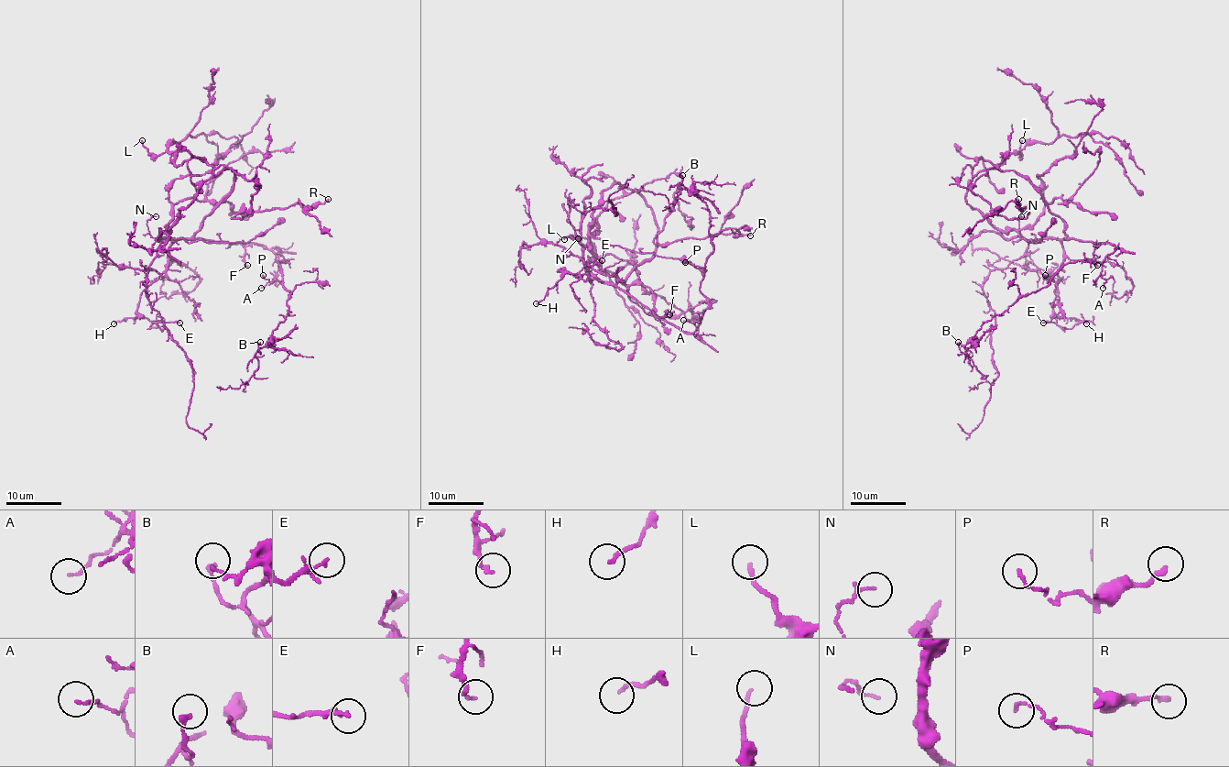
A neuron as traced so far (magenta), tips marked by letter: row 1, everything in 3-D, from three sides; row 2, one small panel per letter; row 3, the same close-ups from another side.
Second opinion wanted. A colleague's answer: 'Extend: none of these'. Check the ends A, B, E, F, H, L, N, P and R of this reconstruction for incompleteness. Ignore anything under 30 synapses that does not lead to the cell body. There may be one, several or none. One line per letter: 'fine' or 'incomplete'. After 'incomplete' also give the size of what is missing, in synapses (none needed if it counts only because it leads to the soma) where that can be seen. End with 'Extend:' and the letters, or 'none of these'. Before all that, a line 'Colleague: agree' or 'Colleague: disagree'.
Colleague: agree
A: fine
B: fine
E: fine
F: fine
H: fine
L: fine
N: fine
P: fine
R: fine
Extend: none of these

